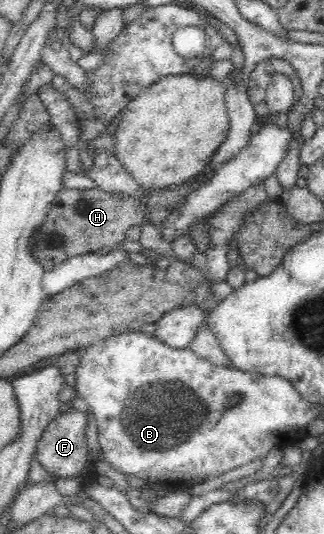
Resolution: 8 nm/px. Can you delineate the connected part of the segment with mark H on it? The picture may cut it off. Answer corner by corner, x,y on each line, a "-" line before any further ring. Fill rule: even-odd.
205,171
191,177
185,183
169,185
163,189
143,188
143,199
134,195
109,193
99,188
63,188
55,198
45,221
30,241
35,259
45,270
53,269
70,257
96,252
98,249
112,250
119,247
131,227
151,224
159,227
166,217
184,200
184,197
204,184
212,176

